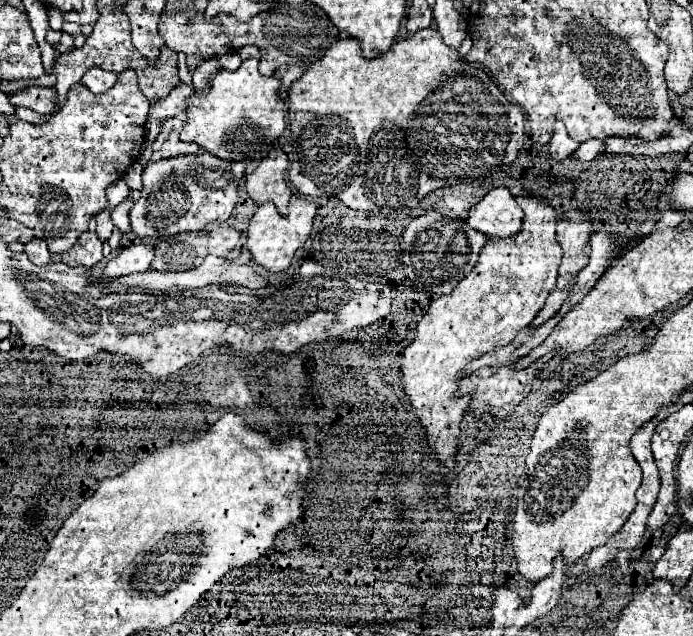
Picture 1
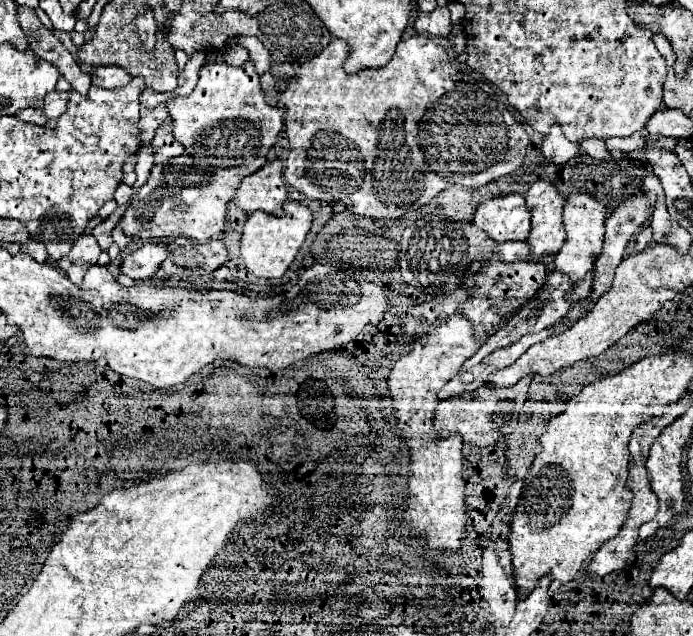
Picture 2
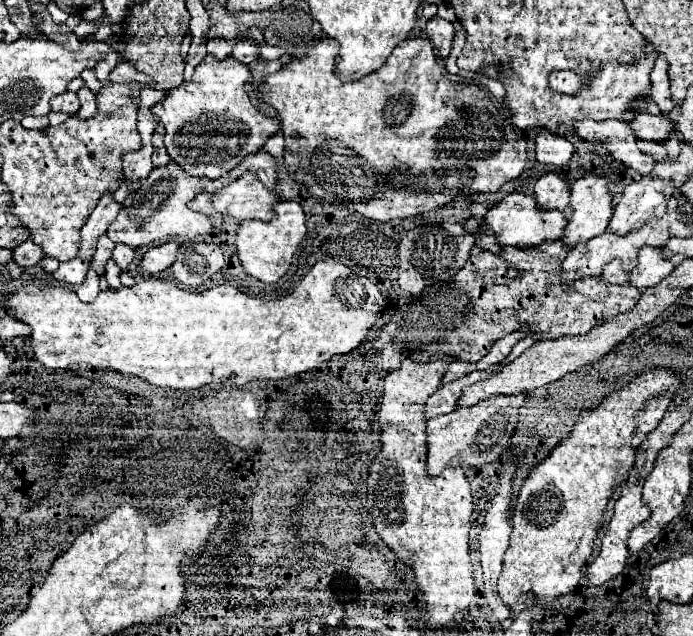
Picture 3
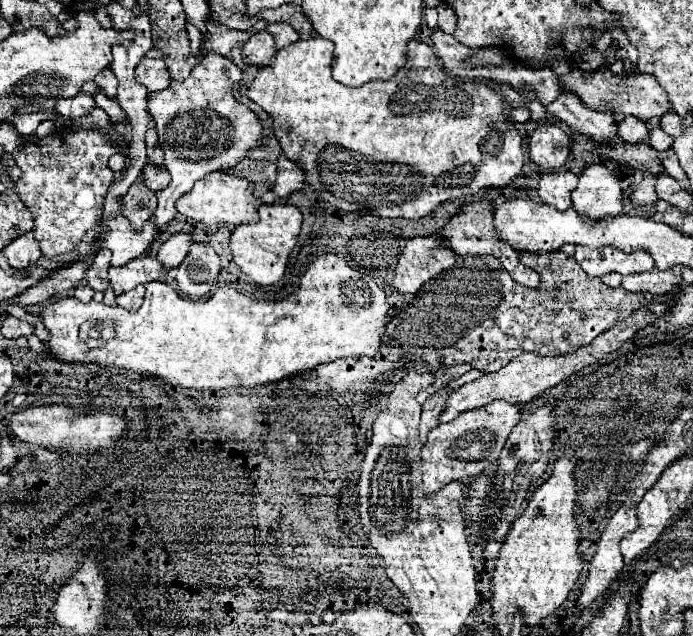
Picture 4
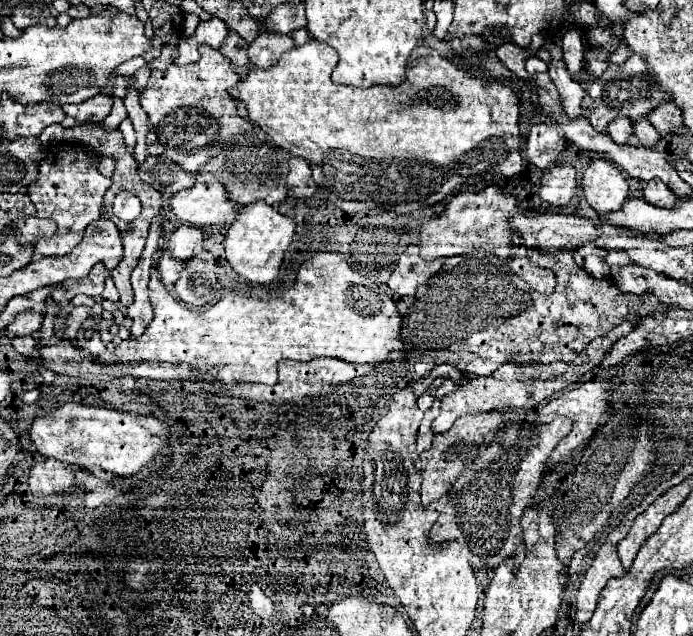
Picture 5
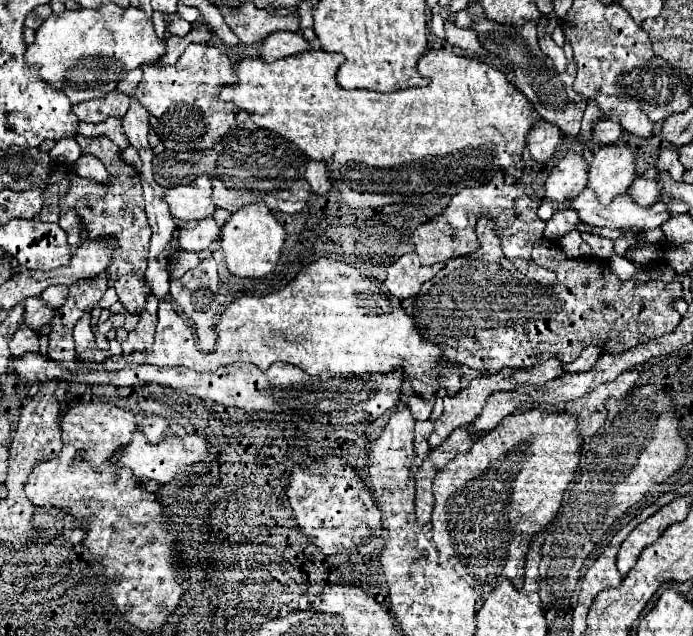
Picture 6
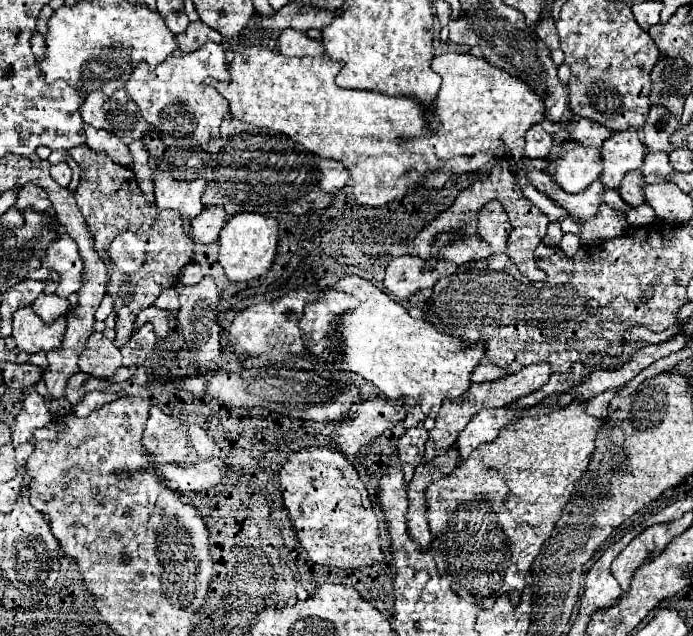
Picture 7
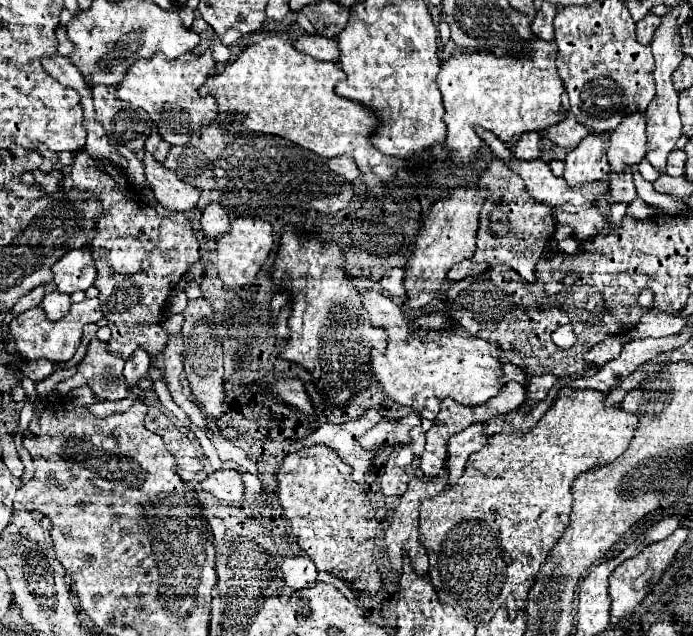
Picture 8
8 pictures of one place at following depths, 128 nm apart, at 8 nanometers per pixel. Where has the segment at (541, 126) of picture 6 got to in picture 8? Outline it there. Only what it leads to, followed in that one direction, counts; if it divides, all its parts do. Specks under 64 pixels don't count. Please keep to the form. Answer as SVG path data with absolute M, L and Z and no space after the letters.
M524 132L524 136L514 144L514 146L508 146L514 156L522 158L522 160L534 160L540 156L540 132Z

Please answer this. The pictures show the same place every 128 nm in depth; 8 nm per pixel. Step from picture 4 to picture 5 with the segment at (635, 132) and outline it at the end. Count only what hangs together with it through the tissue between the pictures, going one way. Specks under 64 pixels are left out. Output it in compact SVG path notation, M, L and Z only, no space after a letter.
M620 118L620 120L612 120L612 124L608 124L608 128L604 130L608 136L612 136L612 140L616 144L626 144L630 140L630 136L634 134L632 128L632 120L628 118Z

